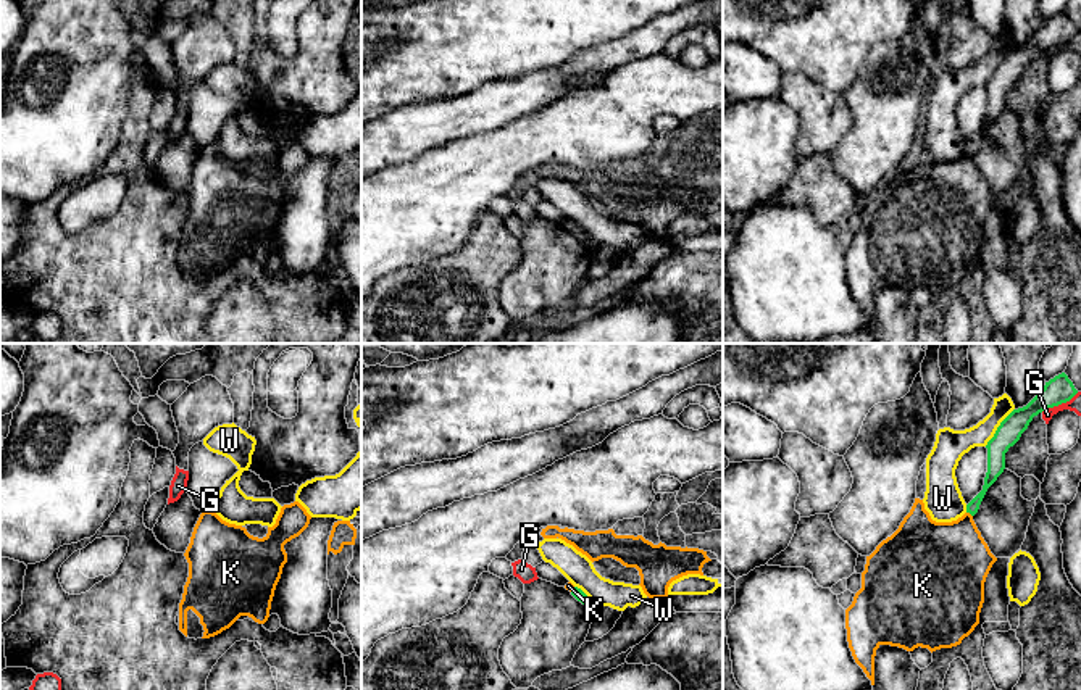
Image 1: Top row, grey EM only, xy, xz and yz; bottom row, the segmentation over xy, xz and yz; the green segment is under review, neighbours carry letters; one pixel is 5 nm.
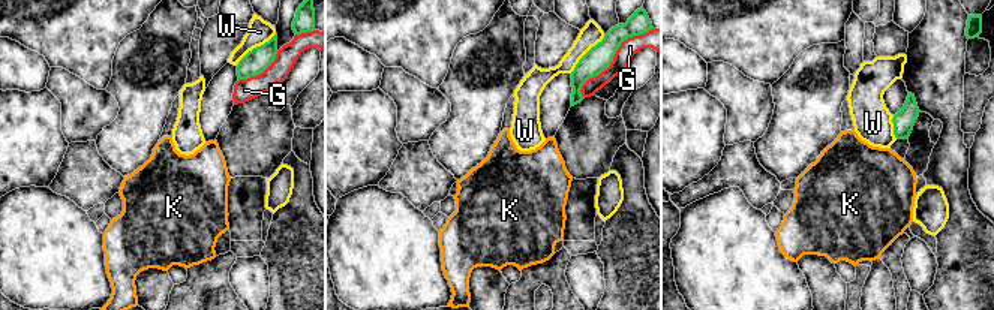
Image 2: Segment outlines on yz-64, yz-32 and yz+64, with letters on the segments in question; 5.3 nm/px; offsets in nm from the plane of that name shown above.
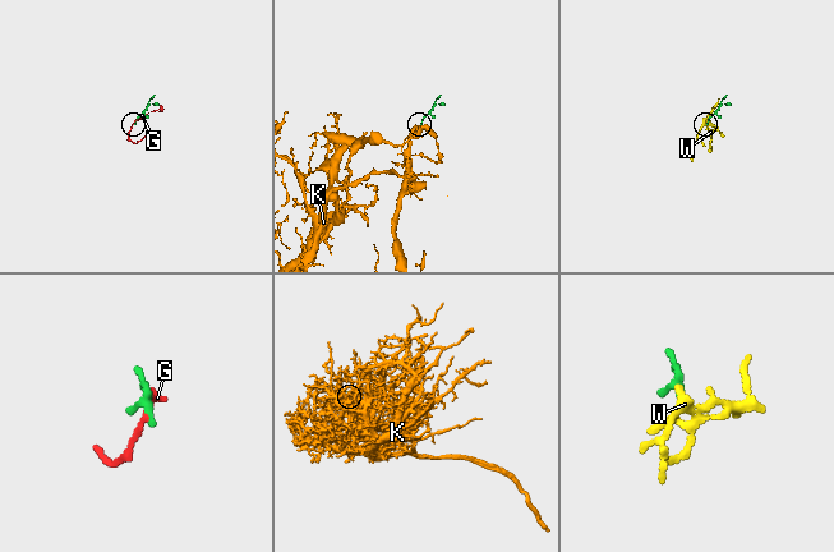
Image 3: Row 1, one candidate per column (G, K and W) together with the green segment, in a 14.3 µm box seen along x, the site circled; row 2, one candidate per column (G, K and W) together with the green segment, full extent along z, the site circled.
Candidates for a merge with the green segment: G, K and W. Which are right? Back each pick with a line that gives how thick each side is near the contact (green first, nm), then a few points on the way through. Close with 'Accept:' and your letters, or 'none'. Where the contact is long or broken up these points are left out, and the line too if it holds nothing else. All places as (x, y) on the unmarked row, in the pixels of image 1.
K: 80/380 nm | across yz (994, 108), (970, 152), (952, 199)
Accept: K

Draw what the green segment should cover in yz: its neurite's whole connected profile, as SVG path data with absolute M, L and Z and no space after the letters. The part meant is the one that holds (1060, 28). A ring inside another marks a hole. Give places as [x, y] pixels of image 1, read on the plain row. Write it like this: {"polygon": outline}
{"polygon": "M1065 11L1046 21L1044 27L1023 47L1013 48L987 81L987 111L983 129L966 143L966 152L952 161L936 161L915 137L910 152L899 168L883 179L866 195L862 211L862 227L845 248L847 281L855 301L874 324L874 295L881 284L899 285L907 290L928 287L931 292L962 282L979 263L984 242L984 221L997 197L981 176L973 155L987 127L1005 108L1005 92L1028 68L1034 55L1044 48L1070 40L1078 29Z"}

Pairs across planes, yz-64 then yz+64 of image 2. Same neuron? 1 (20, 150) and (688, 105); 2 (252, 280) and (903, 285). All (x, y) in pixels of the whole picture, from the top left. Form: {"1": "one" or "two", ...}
{"1": "one", "2": "two"}

